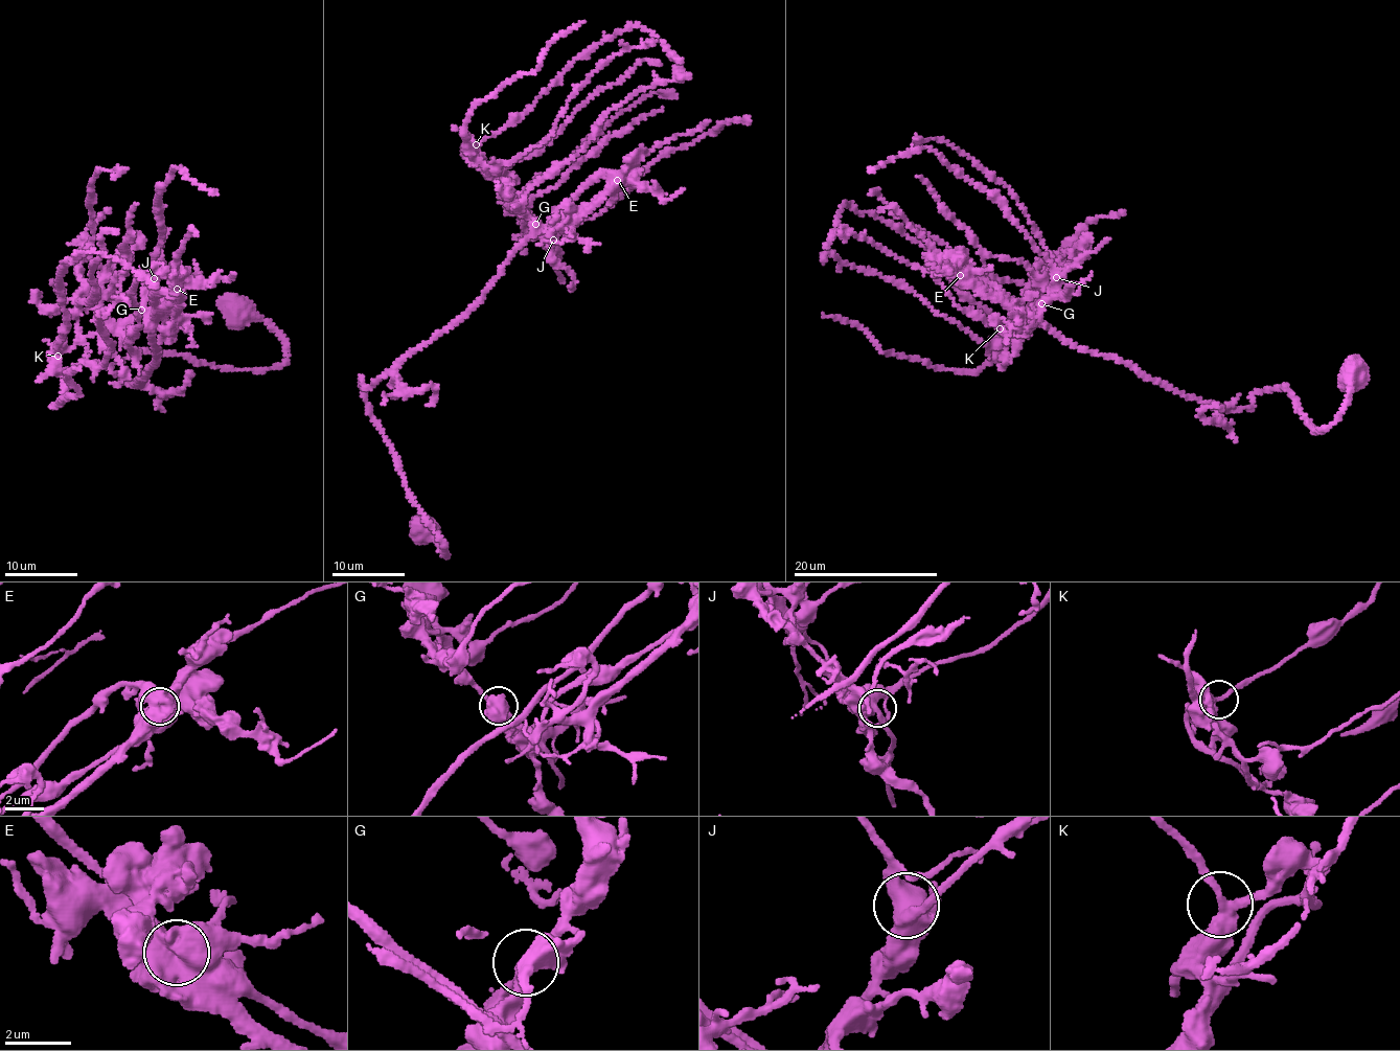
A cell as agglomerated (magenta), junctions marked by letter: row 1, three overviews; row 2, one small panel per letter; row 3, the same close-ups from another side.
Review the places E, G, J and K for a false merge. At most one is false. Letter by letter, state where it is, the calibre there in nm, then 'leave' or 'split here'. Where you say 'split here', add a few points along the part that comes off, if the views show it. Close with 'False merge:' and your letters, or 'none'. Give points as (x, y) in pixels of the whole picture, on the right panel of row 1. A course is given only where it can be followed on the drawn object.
E: at (960, 275); 700 nm thick; split here; foreign part runs (960, 275), (1040, 315), (1034, 277), (1030, 311), (1000, 326), (926, 248), (847, 206), (825, 247)
G: at (1041, 303); 280 nm thick; leave
J: at (1056, 277); 550 nm thick; leave
K: at (1000, 328); 320 nm thick; leave
False merge: E

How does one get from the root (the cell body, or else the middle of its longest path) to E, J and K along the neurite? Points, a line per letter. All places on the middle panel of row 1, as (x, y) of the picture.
E: (421, 527), (426, 523), (445, 555), (369, 413), (361, 379), (374, 386), (475, 305), (518, 247), (616, 179)
J: (421, 527), (426, 523), (445, 555), (369, 413), (361, 379), (374, 386), (464, 314), (535, 226), (553, 240)
K: (421, 527), (445, 555), (361, 380), (464, 314), (537, 226), (509, 180), (473, 164), (476, 144)

